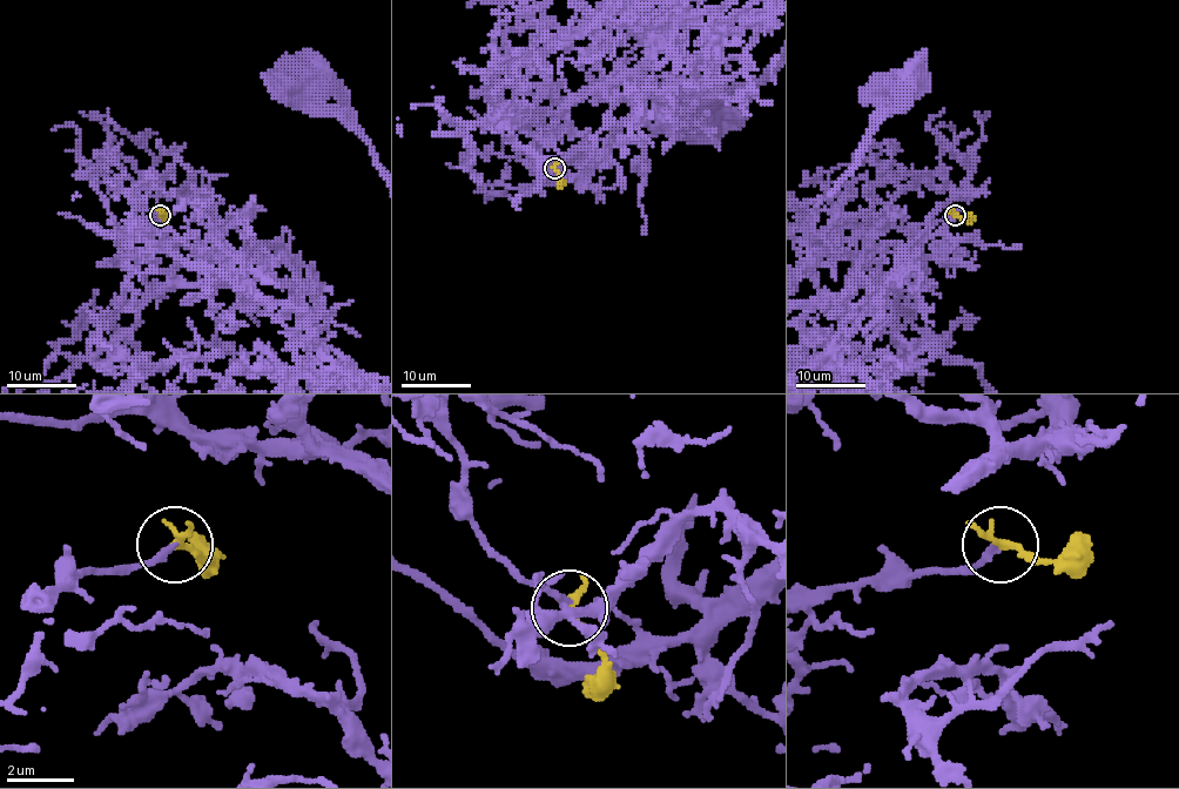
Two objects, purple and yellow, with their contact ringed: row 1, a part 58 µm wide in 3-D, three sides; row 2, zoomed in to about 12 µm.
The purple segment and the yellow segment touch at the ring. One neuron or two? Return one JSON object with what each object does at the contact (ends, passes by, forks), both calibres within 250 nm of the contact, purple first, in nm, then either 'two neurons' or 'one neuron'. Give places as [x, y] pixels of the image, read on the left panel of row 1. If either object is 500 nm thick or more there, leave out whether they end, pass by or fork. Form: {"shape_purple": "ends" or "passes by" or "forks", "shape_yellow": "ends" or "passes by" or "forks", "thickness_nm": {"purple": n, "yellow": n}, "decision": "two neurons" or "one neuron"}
{"shape_purple": "ends", "shape_yellow": "ends", "thickness_nm": {"purple": 200, "yellow": 260}, "decision": "one neuron"}

